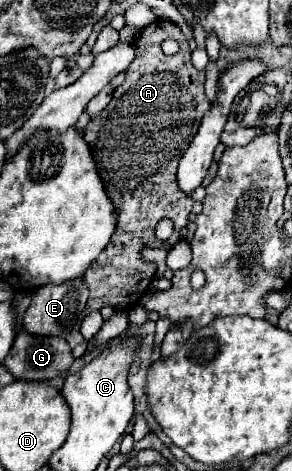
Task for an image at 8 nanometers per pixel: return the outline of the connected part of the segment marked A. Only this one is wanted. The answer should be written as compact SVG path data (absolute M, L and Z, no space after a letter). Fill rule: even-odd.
M158 20L146 26L136 40L142 54L130 64L126 80L112 94L108 108L96 114L84 130L84 140L92 148L98 172L118 212L116 232L86 270L84 282L90 290L88 302L106 302L114 308L128 308L126 300L140 300L154 280L156 264L142 260L142 248L168 248L168 242L154 236L156 224L162 218L172 220L172 238L180 238L180 228L188 224L194 202L180 192L176 168L188 142L198 132L202 116L210 110L210 100L204 94L204 72L192 66L188 42L176 24ZM166 38L180 42L176 56L162 52L160 44Z

